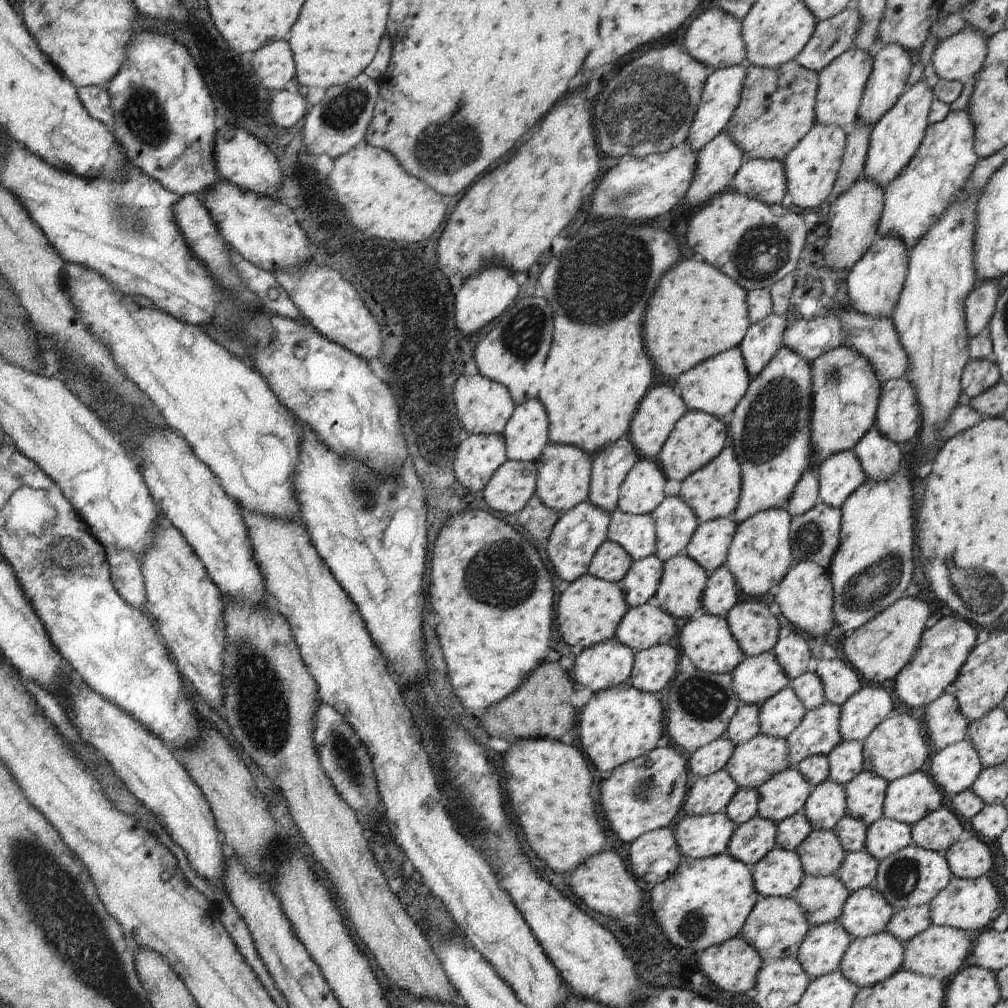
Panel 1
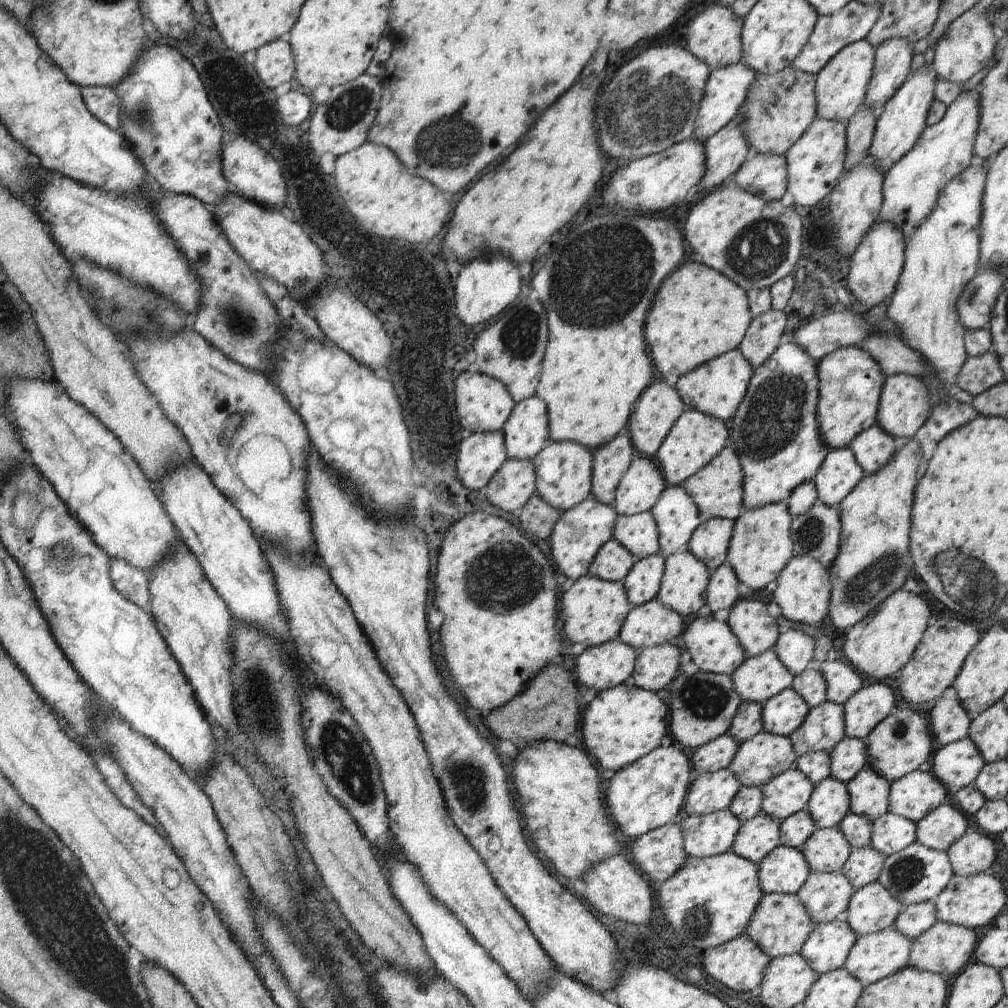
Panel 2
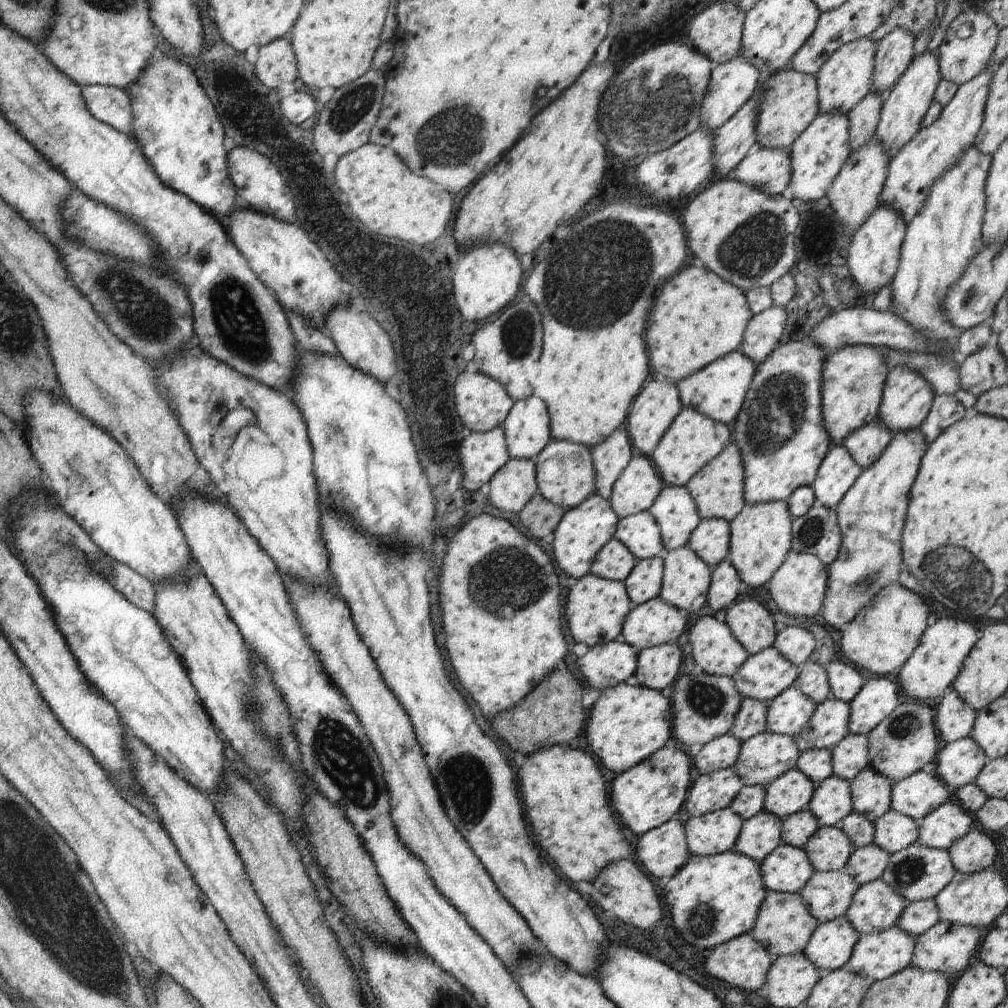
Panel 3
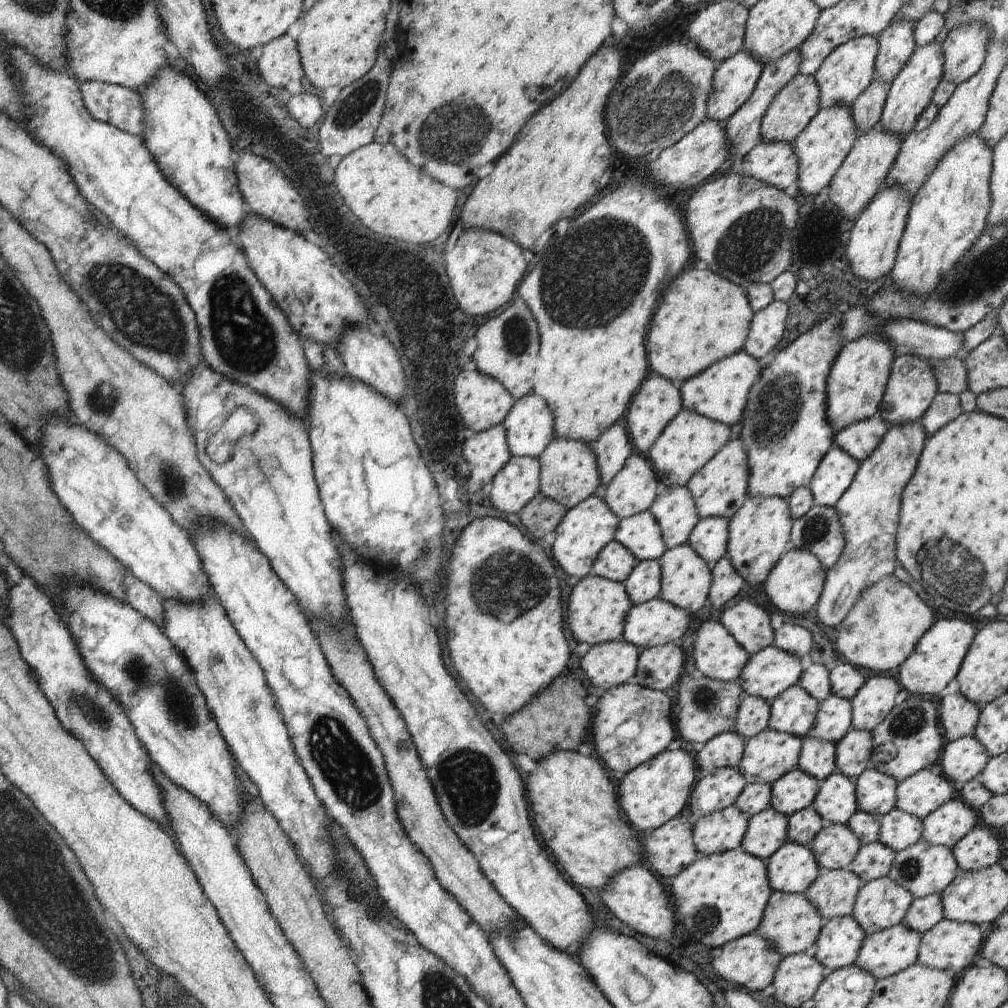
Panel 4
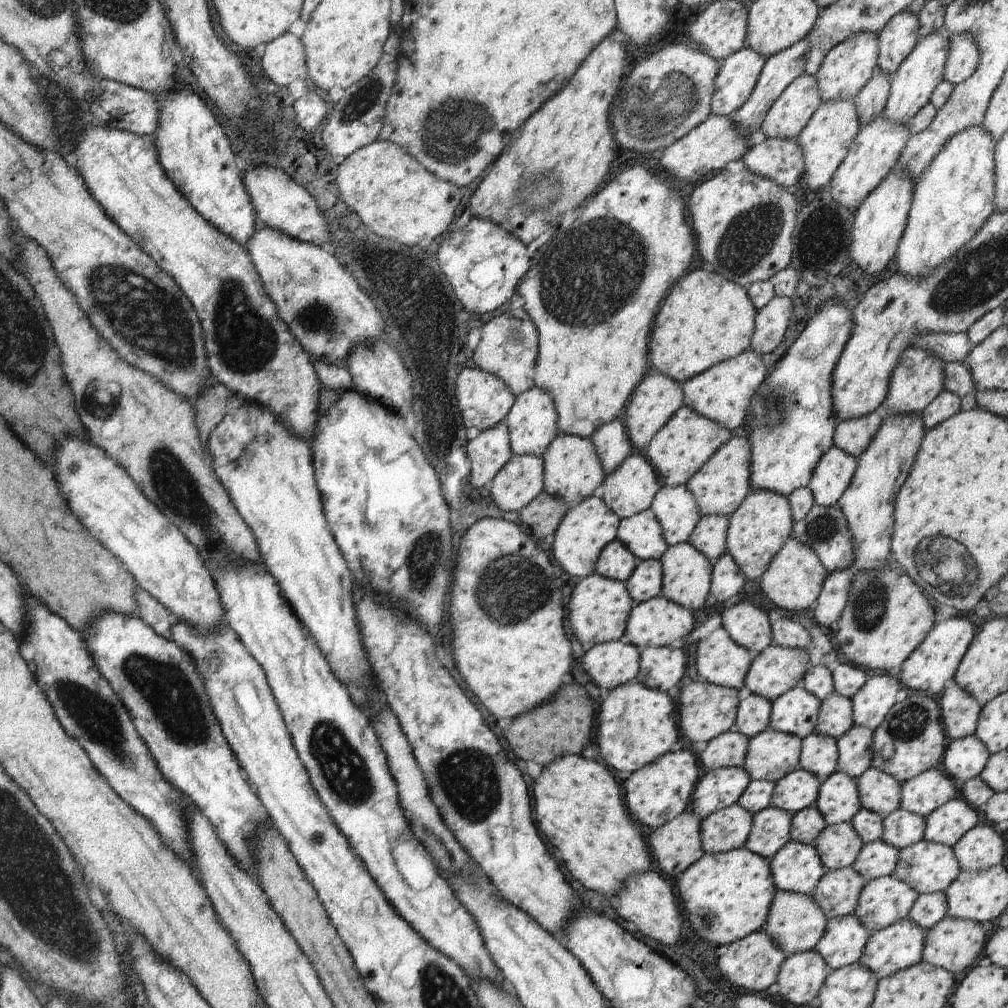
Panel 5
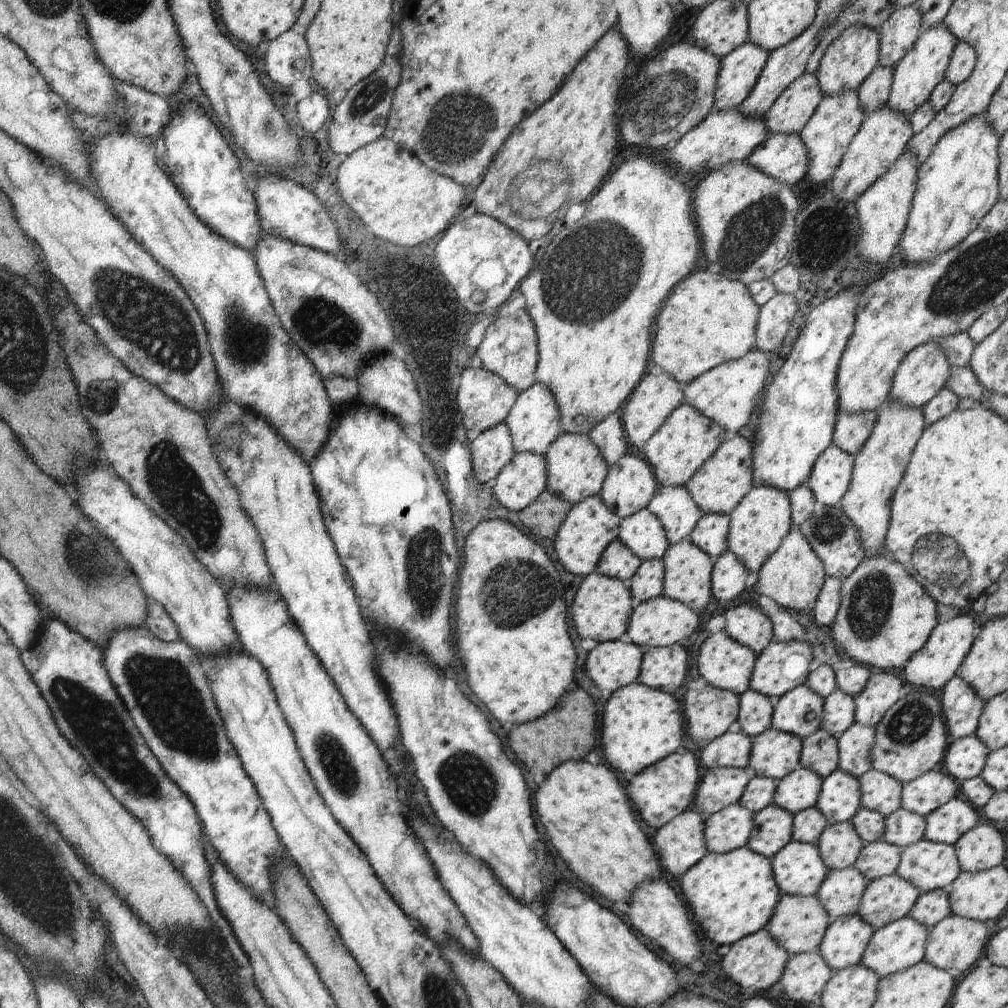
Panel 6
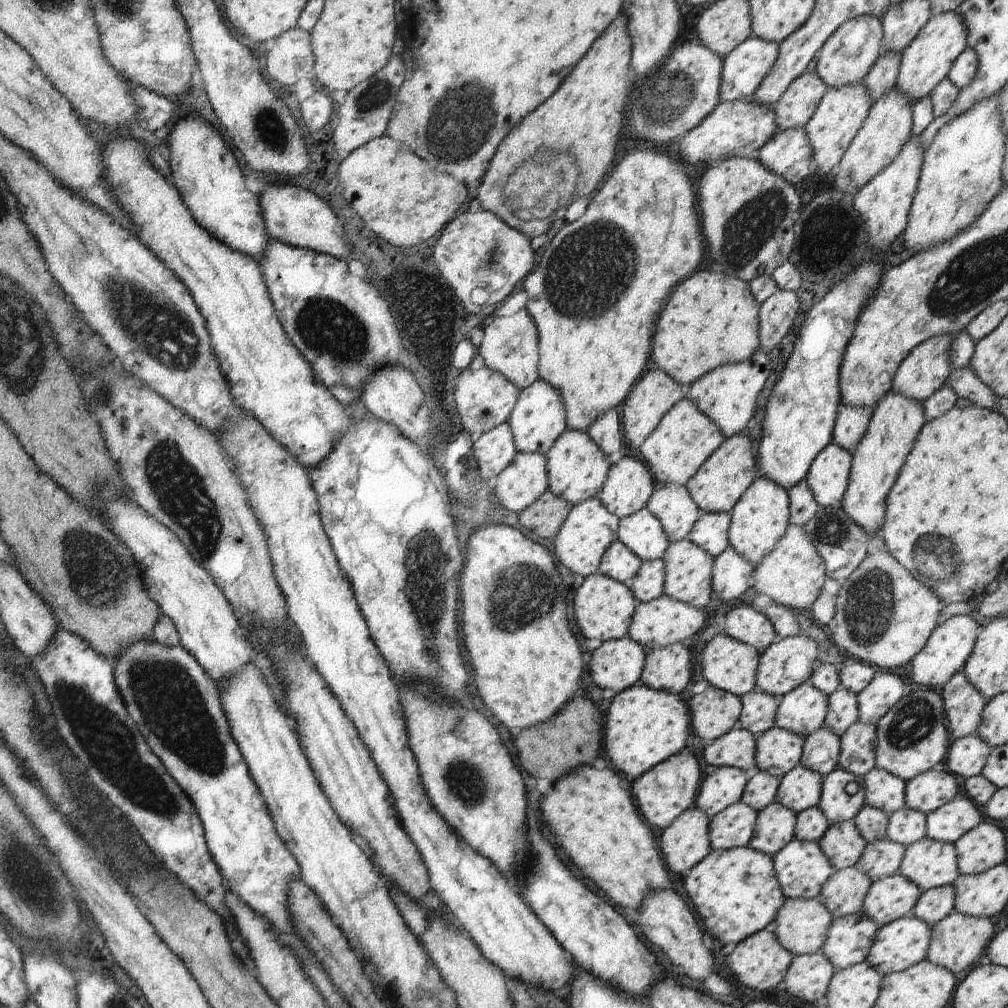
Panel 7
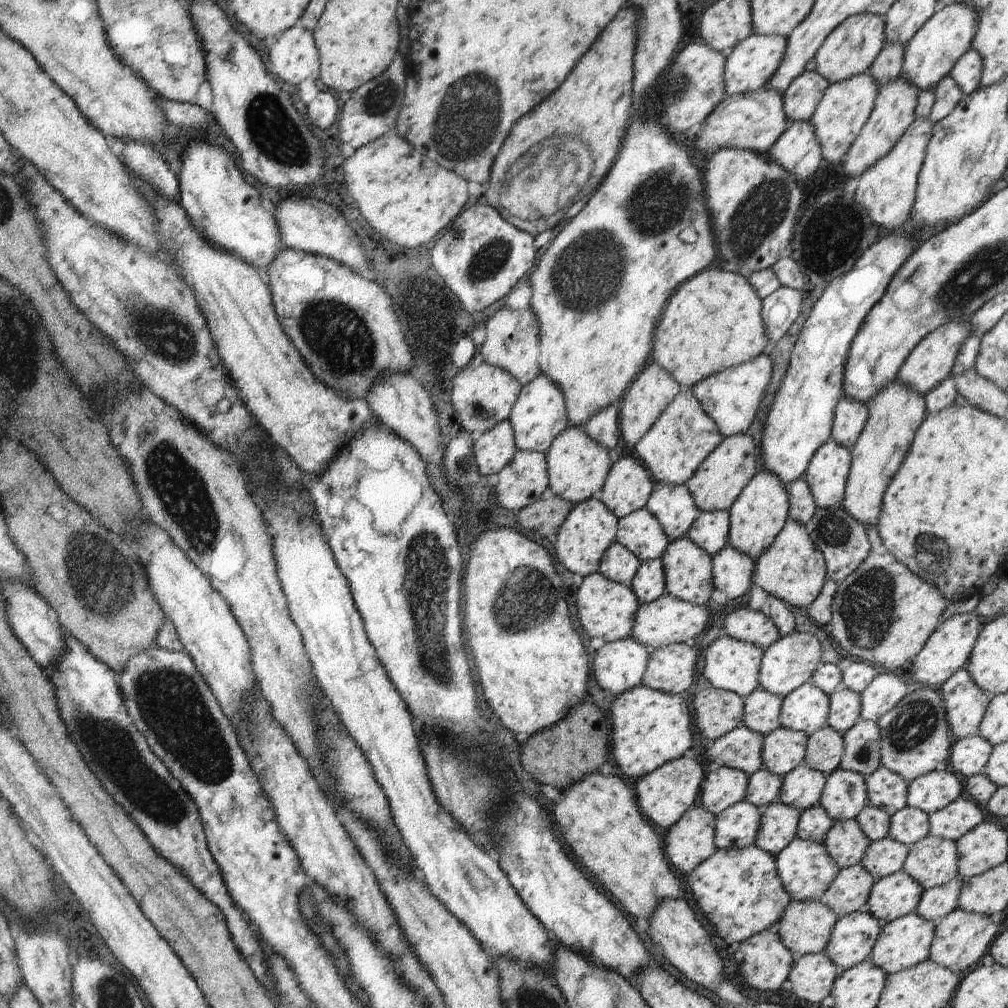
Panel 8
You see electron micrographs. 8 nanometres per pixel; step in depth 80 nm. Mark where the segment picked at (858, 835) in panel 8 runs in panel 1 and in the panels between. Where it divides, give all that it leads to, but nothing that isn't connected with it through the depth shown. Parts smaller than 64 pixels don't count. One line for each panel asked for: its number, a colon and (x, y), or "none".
1: (822, 853)
2: (826, 850)
3: (828, 849)
4: (834, 847)
5: (838, 845)
6: (839, 845)
7: (843, 845)

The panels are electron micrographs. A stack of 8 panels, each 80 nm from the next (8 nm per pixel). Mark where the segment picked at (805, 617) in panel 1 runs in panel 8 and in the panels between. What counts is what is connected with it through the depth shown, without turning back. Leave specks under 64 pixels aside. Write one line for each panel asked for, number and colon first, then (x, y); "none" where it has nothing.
2: (802, 591)
3: (798, 587)
4: (795, 584)
5: (793, 580)
6: (793, 576)
7: (793, 574)
8: (792, 569)

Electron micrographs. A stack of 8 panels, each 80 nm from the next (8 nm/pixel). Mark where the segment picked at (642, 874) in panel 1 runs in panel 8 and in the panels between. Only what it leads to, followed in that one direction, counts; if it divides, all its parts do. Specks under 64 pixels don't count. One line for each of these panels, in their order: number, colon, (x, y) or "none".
2: (660, 853)
3: (663, 851)
4: (667, 850)
5: (674, 846)
6: (680, 843)
7: (684, 843)
8: (689, 841)

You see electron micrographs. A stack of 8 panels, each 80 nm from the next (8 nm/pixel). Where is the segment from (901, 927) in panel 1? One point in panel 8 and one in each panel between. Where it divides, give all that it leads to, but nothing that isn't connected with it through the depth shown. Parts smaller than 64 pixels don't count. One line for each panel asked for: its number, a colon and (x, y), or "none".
2: (917, 918)
3: (919, 916)
4: (924, 913)
5: (929, 909)
6: (930, 908)
7: (933, 905)
8: (935, 903)

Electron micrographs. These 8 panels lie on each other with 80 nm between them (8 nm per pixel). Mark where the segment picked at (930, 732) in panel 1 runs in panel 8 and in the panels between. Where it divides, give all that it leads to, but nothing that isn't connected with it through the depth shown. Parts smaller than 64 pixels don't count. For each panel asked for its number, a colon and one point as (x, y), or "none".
2: (949, 720)
3: (954, 719)
4: (959, 716)
5: (960, 712)
6: (961, 706)
7: (963, 704)
8: (965, 703)

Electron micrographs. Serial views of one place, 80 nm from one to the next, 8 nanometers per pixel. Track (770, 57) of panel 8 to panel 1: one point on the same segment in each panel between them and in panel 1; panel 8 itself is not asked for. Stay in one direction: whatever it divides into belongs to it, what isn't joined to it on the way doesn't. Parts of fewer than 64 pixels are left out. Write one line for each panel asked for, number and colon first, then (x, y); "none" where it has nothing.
1: (721, 93)
2: (725, 90)
3: (731, 85)
4: (734, 80)
5: (738, 74)
6: (740, 69)
7: (744, 68)

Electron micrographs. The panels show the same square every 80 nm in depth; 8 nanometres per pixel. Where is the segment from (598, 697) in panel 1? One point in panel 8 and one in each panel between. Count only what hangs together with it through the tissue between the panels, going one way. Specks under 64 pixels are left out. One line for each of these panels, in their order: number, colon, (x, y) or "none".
2: (620, 725)
3: (627, 723)
4: (633, 723)
5: (636, 725)
6: (640, 726)
7: (644, 726)
8: (649, 728)

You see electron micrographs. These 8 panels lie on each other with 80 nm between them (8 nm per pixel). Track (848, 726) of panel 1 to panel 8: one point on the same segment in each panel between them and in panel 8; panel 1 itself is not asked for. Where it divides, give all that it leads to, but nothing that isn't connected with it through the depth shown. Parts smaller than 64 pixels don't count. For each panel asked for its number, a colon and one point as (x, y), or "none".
2: (863, 711)
3: (877, 699)
4: (873, 702)
5: (871, 703)
6: (881, 691)
7: (885, 689)
8: (886, 690)

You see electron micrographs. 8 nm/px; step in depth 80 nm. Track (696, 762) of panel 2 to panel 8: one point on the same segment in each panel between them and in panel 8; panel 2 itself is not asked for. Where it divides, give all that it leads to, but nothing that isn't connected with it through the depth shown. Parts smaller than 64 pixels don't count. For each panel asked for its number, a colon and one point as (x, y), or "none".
3: (721, 753)
4: (726, 750)
5: (729, 749)
6: (731, 749)
7: (737, 748)
8: (741, 748)

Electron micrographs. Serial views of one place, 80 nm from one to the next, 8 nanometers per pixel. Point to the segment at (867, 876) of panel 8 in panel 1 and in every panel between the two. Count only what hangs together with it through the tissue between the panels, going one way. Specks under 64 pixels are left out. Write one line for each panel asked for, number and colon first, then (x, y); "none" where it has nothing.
1: (821, 898)
2: (825, 895)
3: (828, 894)
4: (833, 893)
5: (837, 892)
6: (840, 894)
7: (843, 893)

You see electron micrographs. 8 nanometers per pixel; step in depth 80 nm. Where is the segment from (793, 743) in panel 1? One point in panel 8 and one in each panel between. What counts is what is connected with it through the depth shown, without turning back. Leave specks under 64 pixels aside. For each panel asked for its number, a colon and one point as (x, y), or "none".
2: (823, 728)
3: (827, 726)
4: (833, 720)
5: (835, 717)
6: (838, 715)
7: (842, 712)
8: (844, 703)

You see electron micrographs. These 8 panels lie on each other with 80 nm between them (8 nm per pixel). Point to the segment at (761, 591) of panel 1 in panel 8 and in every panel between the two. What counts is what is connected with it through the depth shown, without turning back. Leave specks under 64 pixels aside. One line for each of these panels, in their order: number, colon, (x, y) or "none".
2: (761, 546)
3: (761, 537)
4: (759, 533)
5: (763, 522)
6: (758, 525)
7: (759, 519)
8: (757, 516)

